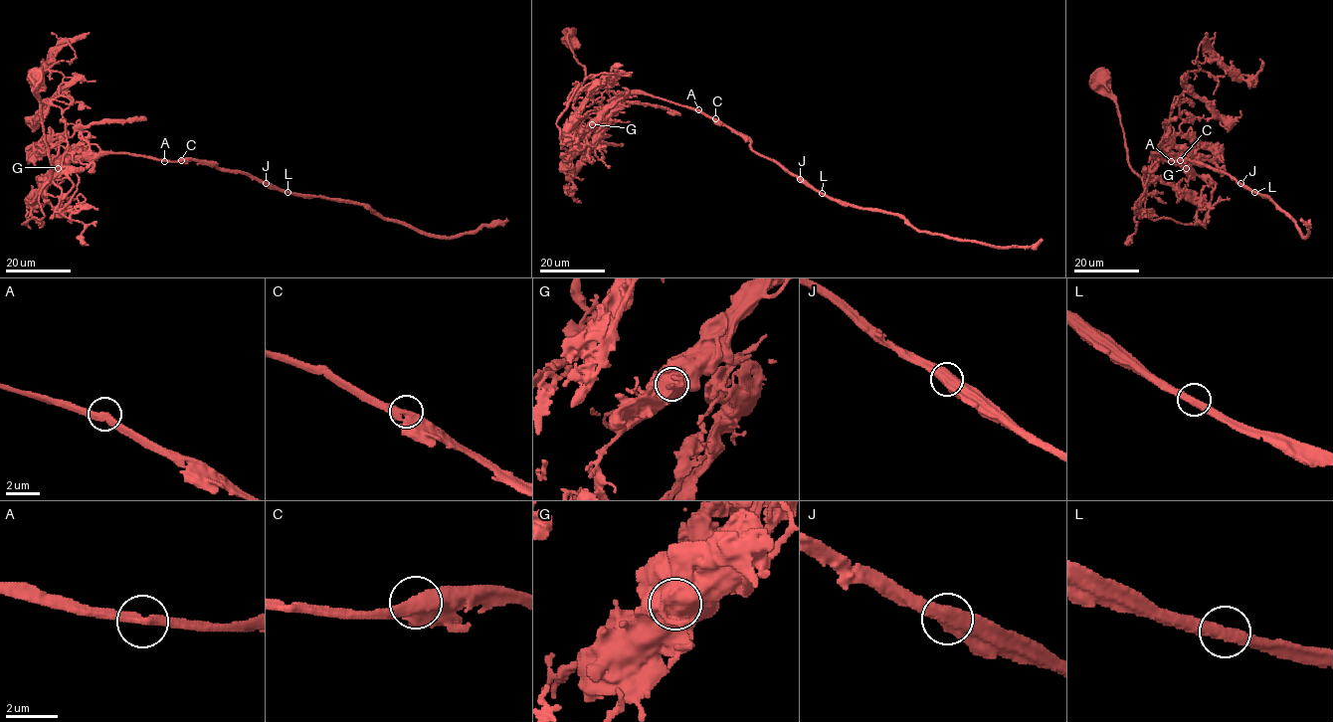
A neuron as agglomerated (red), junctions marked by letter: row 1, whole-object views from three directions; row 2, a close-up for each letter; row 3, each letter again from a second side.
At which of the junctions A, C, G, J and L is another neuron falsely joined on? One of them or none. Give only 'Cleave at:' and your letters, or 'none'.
Cleave at: G

